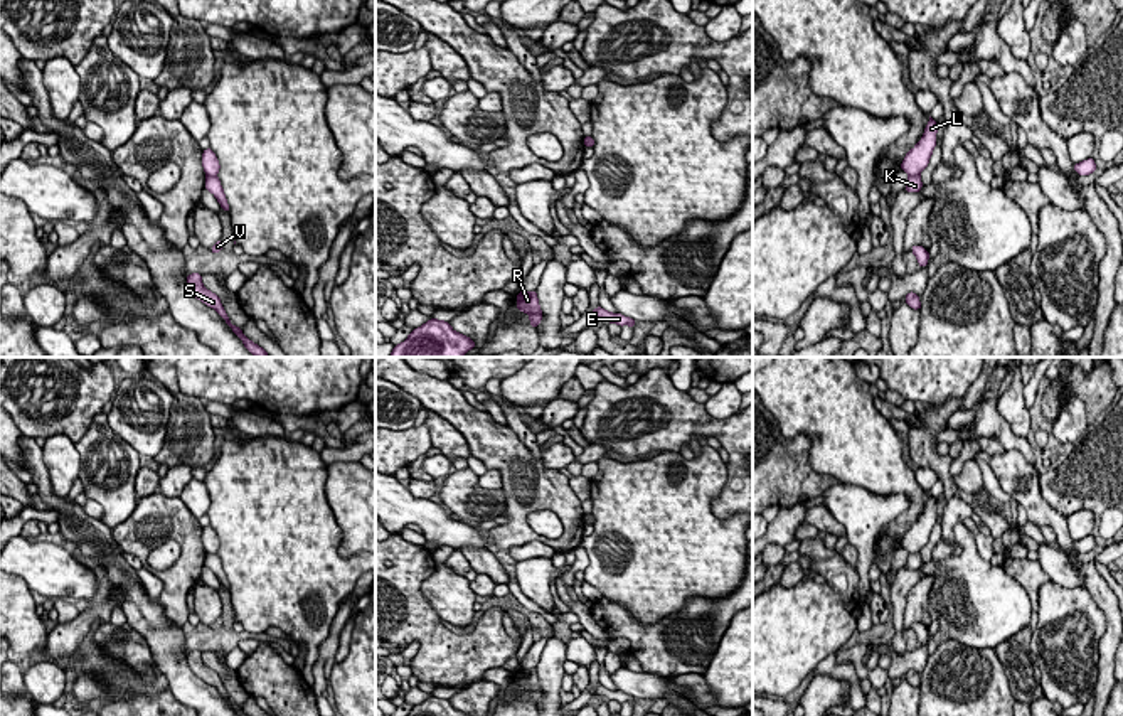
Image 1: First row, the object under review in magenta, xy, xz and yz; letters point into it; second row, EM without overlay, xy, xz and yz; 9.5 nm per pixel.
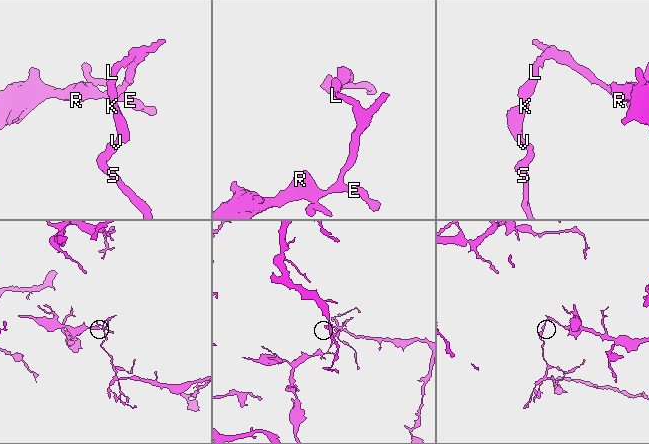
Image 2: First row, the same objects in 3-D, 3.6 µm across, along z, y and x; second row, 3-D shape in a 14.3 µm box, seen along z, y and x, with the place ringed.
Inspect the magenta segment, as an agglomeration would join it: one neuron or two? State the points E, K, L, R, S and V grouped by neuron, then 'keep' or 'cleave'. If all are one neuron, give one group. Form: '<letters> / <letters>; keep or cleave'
E L R / K S V; cleave

